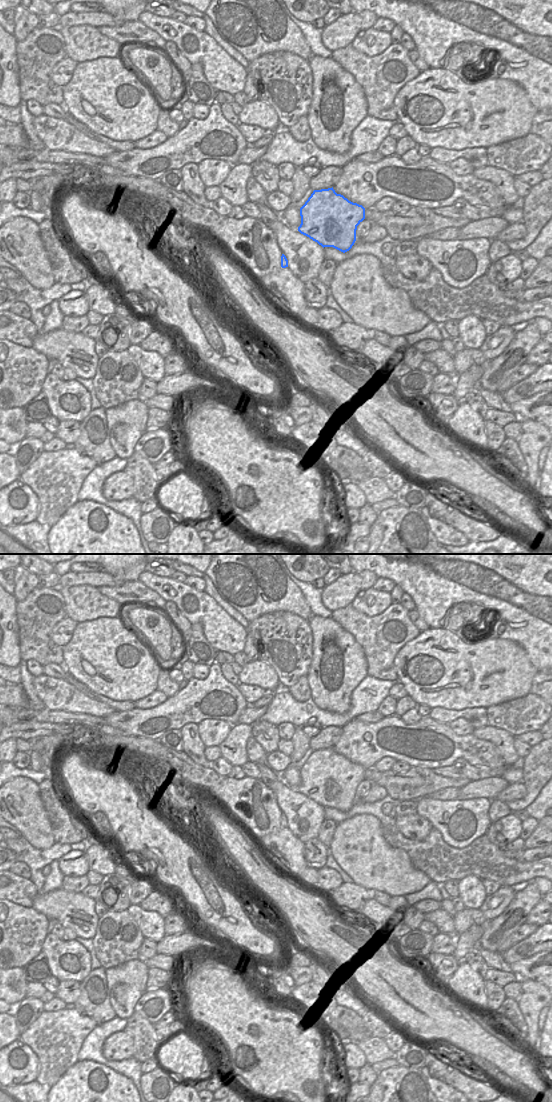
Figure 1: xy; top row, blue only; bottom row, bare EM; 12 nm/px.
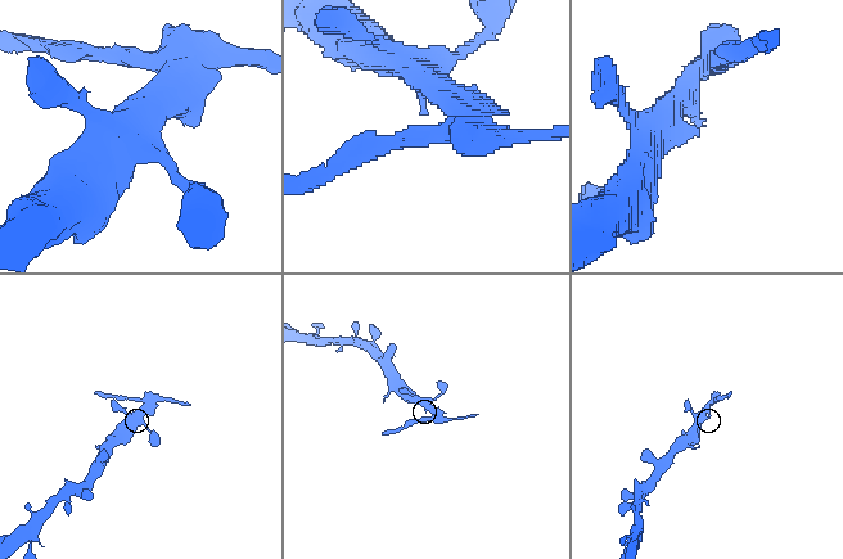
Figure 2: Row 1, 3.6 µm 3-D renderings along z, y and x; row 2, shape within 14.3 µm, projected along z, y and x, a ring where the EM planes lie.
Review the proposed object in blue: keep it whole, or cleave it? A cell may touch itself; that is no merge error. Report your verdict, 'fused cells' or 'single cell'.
fused cells

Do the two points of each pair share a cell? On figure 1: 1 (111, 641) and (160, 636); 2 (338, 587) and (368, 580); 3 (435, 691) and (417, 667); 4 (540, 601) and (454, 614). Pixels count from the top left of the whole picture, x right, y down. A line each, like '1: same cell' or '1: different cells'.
1: different cells
2: same cell
3: same cell
4: same cell

